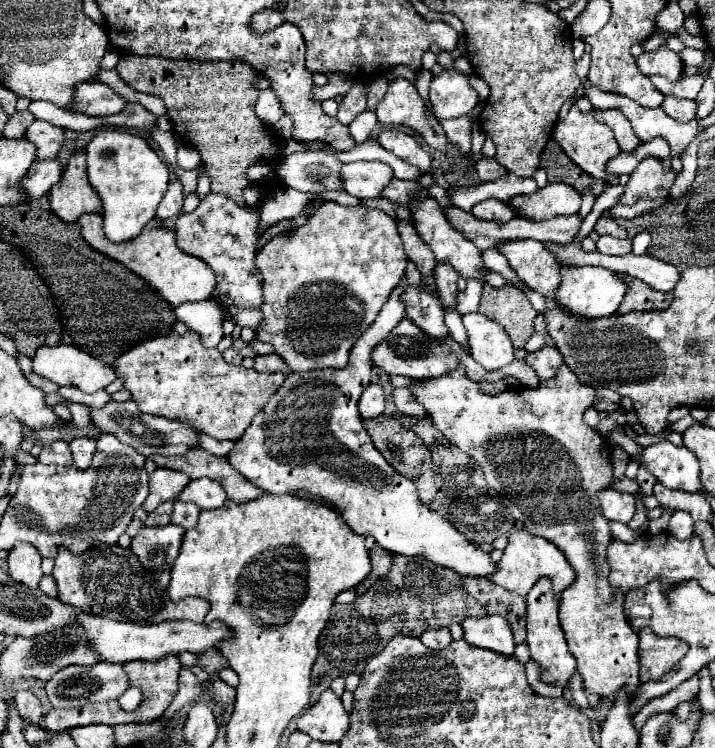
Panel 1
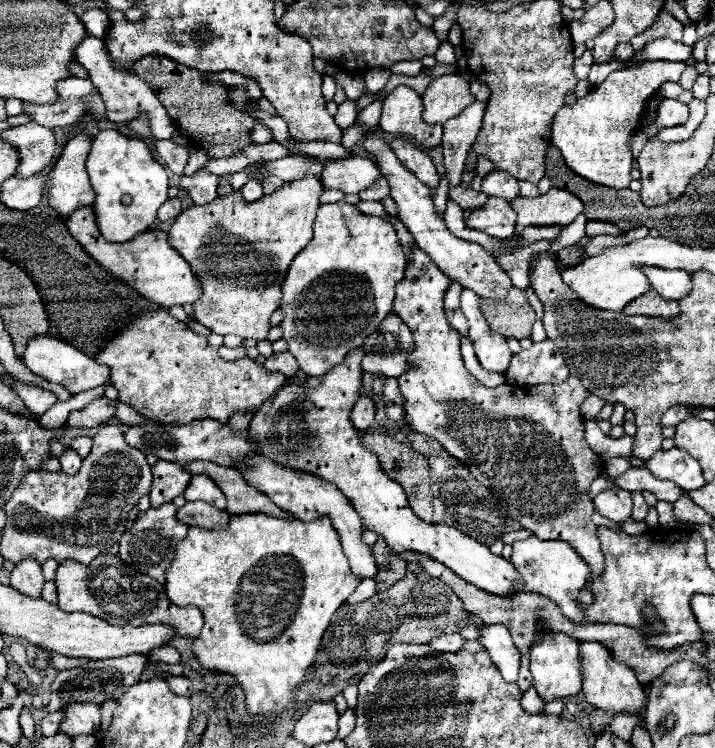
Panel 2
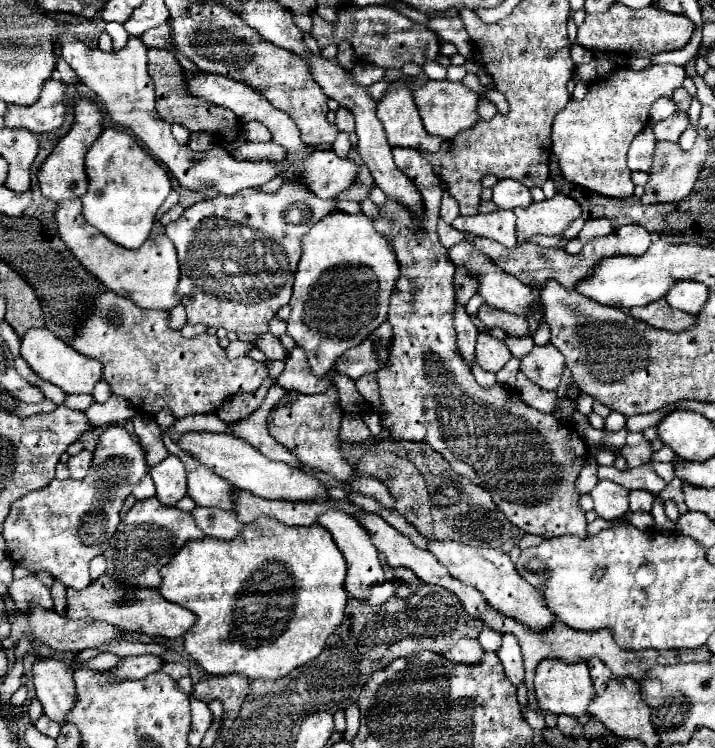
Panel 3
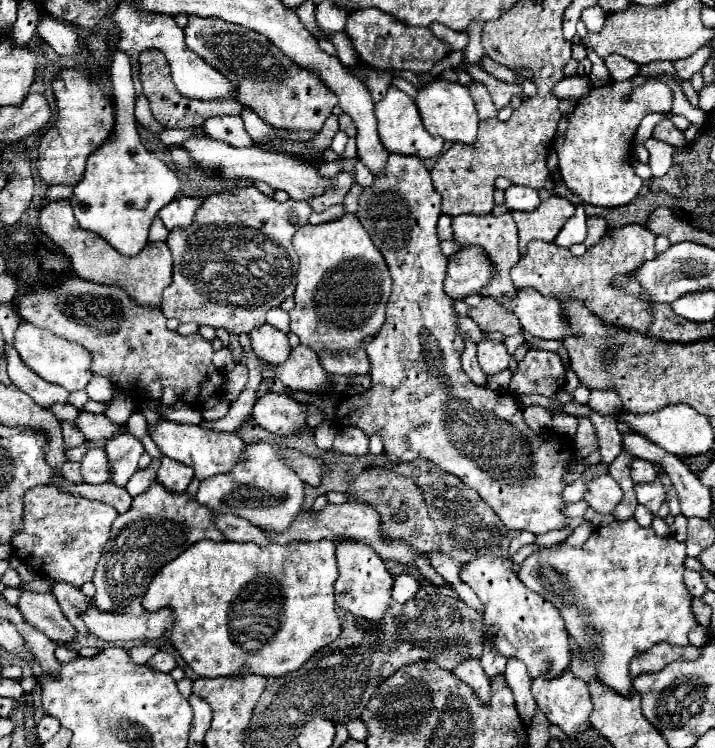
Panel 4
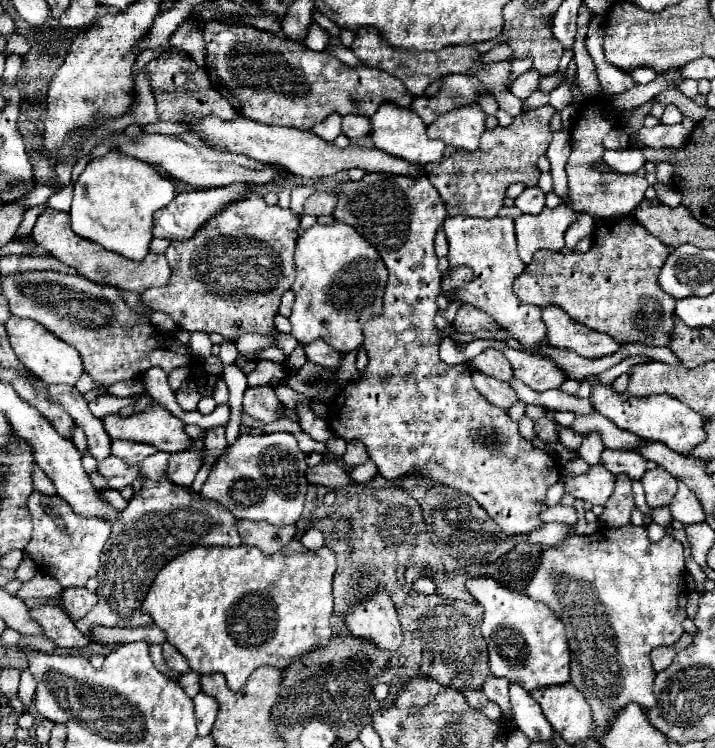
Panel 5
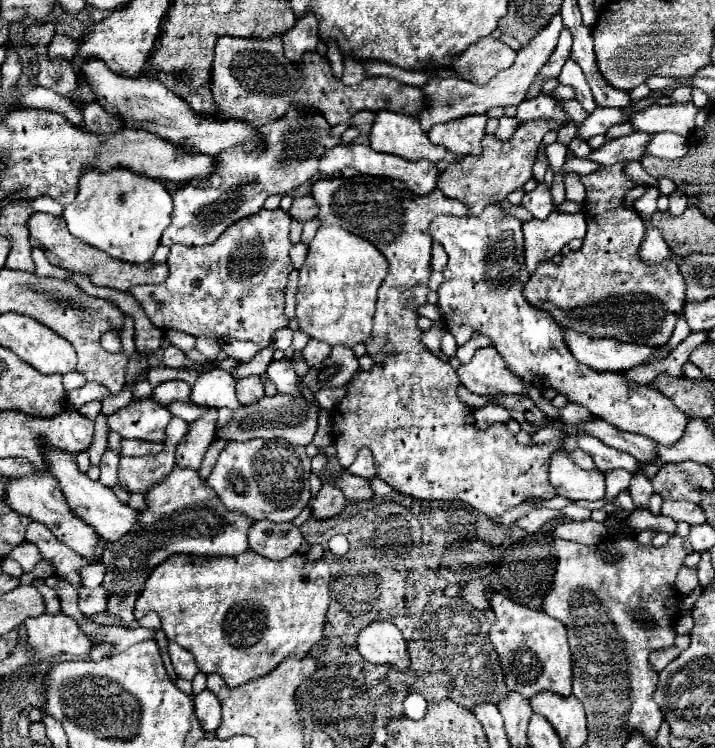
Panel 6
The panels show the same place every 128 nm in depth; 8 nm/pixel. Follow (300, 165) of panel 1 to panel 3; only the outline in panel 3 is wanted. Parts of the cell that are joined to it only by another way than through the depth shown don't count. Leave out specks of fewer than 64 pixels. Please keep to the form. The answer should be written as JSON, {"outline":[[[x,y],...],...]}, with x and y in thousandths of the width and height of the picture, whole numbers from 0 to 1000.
{"outline":[[[101,43],[84,45],[84,70],[87,78],[101,88],[101,94],[109,99],[109,104],[131,120],[143,139],[148,142],[148,150],[154,160],[165,168],[182,171],[210,201],[215,211],[229,217],[229,222],[243,233],[243,238],[252,243],[252,249],[277,254],[285,249],[302,249],[308,259],[330,259],[333,254],[358,251],[372,246],[375,241],[389,235],[389,219],[383,217],[330,217],[322,203],[310,195],[299,195],[291,203],[269,203],[263,195],[252,195],[241,176],[238,166],[229,163],[218,150],[218,128],[215,128],[215,112],[204,94],[204,61],[196,51],[182,51],[182,56],[168,70],[145,70],[140,64],[131,64],[115,53],[109,53]]]}

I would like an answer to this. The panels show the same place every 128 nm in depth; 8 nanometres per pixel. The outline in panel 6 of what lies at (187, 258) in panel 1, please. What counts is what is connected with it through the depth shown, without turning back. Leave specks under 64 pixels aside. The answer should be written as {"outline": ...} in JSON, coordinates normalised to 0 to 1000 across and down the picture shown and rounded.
{"outline":[[[53,283],[39,294],[39,307],[42,307],[42,326],[59,332],[64,345],[70,348],[70,353],[84,356],[84,358],[98,358],[98,361],[106,361],[106,364],[117,364],[129,372],[129,377],[134,382],[154,382],[154,385],[176,390],[176,388],[182,388],[187,382],[196,382],[196,380],[227,380],[235,372],[235,353],[218,353],[213,348],[207,348],[201,353],[168,350],[168,348],[145,340],[143,334],[129,332],[120,324],[103,318],[95,310],[87,289],[73,289],[73,286],[56,286]]]}

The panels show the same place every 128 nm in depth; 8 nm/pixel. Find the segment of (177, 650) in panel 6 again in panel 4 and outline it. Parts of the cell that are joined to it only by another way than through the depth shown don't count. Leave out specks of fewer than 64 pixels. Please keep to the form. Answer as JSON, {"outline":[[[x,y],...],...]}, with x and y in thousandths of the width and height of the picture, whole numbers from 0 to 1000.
{"outline":[[[218,872],[210,882],[207,882],[207,890],[213,896],[224,896],[224,898],[238,898],[243,890],[246,890],[246,882],[241,874],[235,872]]]}

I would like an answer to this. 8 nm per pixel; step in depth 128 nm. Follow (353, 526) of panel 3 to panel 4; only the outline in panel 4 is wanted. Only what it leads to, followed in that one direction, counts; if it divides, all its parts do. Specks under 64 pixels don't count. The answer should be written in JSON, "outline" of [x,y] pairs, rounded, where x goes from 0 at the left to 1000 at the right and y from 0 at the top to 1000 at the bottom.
{"outline":[[[470,722],[470,743],[473,743],[473,759],[476,770],[470,775],[470,807],[476,813],[484,813],[501,826],[515,826],[515,829],[531,829],[543,810],[545,810],[545,786],[551,773],[543,767],[534,746],[515,730],[503,727],[498,722]]]}

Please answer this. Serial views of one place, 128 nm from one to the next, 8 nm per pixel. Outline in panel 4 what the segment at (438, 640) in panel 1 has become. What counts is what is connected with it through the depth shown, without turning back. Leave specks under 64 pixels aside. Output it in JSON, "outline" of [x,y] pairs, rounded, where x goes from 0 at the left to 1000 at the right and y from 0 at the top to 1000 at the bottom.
{"outline":[[[652,880],[652,882],[646,882],[632,898],[643,909],[649,909],[655,917],[660,917],[660,922],[669,928],[669,933],[674,939],[685,936],[685,909],[683,909],[677,893],[671,890],[669,880]]]}

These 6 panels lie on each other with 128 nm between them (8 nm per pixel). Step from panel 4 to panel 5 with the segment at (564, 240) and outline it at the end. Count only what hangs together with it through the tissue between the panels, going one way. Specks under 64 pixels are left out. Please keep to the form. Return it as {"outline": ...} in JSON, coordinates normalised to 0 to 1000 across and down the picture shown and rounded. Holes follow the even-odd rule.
{"outline":[[[783,171],[780,176],[775,176],[775,184],[766,195],[766,203],[764,203],[769,219],[772,219],[772,241],[775,241],[775,257],[789,267],[789,270],[797,270],[794,267],[794,241],[792,241],[792,230],[789,230],[789,222],[792,222],[792,214],[797,209],[797,174],[794,171]],[[806,283],[808,294],[792,307],[792,316],[789,316],[792,332],[806,332],[811,321],[817,321],[822,313],[828,313],[828,305],[831,305],[831,291],[820,283]]]}

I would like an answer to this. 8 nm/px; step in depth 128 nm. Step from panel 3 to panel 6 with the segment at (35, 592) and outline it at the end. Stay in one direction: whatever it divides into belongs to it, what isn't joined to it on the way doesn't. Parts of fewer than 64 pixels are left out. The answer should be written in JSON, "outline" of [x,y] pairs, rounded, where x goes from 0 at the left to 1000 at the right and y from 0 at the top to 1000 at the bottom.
{"outline":[[[56,821],[50,826],[39,826],[34,832],[39,842],[39,861],[50,872],[48,882],[39,885],[34,893],[45,896],[45,888],[73,880],[78,874],[106,874],[120,877],[129,866],[126,856],[115,850],[103,826],[92,821]]]}

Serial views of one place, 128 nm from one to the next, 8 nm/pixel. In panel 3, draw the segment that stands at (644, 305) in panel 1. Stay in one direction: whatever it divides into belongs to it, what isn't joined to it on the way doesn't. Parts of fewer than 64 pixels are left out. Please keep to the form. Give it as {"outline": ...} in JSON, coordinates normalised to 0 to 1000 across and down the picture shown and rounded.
{"outline":[[[929,398],[903,409],[887,409],[881,412],[881,420],[915,439],[931,439],[937,444],[954,444],[957,439],[965,439],[973,430],[973,422],[962,417],[957,417],[957,428],[951,428],[948,417],[940,414]]]}

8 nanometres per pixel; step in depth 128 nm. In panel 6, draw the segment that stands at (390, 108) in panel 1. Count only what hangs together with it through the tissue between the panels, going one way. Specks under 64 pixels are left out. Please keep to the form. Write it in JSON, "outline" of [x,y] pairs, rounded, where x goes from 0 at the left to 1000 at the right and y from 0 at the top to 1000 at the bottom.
{"outline":[[[543,147],[526,150],[517,176],[517,195],[526,203],[551,206],[573,217],[615,217],[624,206],[621,195],[604,193],[590,176],[585,155],[565,155]]]}

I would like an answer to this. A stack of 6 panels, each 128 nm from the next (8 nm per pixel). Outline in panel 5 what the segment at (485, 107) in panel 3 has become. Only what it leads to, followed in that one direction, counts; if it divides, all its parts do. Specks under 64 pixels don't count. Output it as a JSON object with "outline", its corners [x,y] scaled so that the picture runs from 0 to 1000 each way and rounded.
{"outline":[[[744,91],[744,94],[738,94],[736,99],[724,102],[724,107],[719,107],[719,110],[710,115],[710,120],[713,120],[719,128],[724,128],[727,134],[736,134],[747,120],[752,120],[752,107],[755,107],[755,99]]]}

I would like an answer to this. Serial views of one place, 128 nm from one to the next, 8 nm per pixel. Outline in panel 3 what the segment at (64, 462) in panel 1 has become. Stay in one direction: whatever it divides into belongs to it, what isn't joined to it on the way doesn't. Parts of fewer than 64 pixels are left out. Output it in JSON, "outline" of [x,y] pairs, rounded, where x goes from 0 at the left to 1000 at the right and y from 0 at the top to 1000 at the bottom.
{"outline":[[[115,602],[112,607],[106,610],[98,610],[95,615],[95,628],[98,628],[98,636],[101,639],[117,639],[123,626],[126,626],[126,618],[129,618],[129,604],[126,602]]]}

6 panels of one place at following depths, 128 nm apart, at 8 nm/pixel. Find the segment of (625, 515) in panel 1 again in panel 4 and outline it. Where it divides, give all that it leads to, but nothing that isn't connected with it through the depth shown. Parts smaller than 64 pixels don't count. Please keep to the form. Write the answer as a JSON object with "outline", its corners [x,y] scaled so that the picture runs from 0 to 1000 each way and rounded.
{"outline":[[[842,634],[822,647],[822,658],[817,668],[839,687],[856,687],[862,676],[870,671],[870,652],[853,634]]]}

